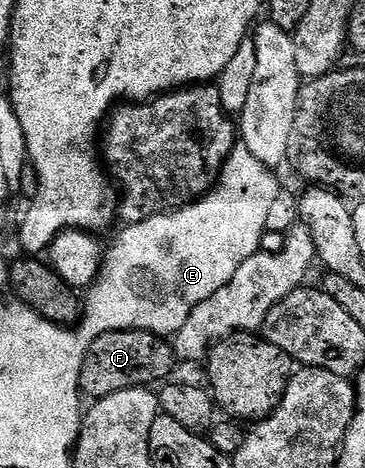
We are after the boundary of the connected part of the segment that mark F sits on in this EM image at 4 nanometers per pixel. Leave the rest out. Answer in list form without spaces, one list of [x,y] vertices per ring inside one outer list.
[[[146,330],[107,332],[99,336],[99,340],[91,344],[91,348],[87,348],[81,369],[80,391],[82,395],[89,397],[90,394],[90,399],[96,400],[115,392],[123,392],[127,388],[149,388],[154,385],[152,382],[164,383],[178,363],[172,341],[160,334],[152,334]]]

